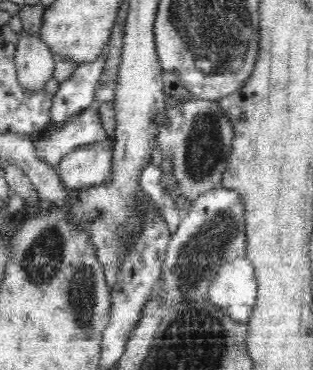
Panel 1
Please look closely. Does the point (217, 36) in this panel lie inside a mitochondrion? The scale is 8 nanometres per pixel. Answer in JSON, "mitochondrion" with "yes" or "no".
{"mitochondrion":"yes"}

